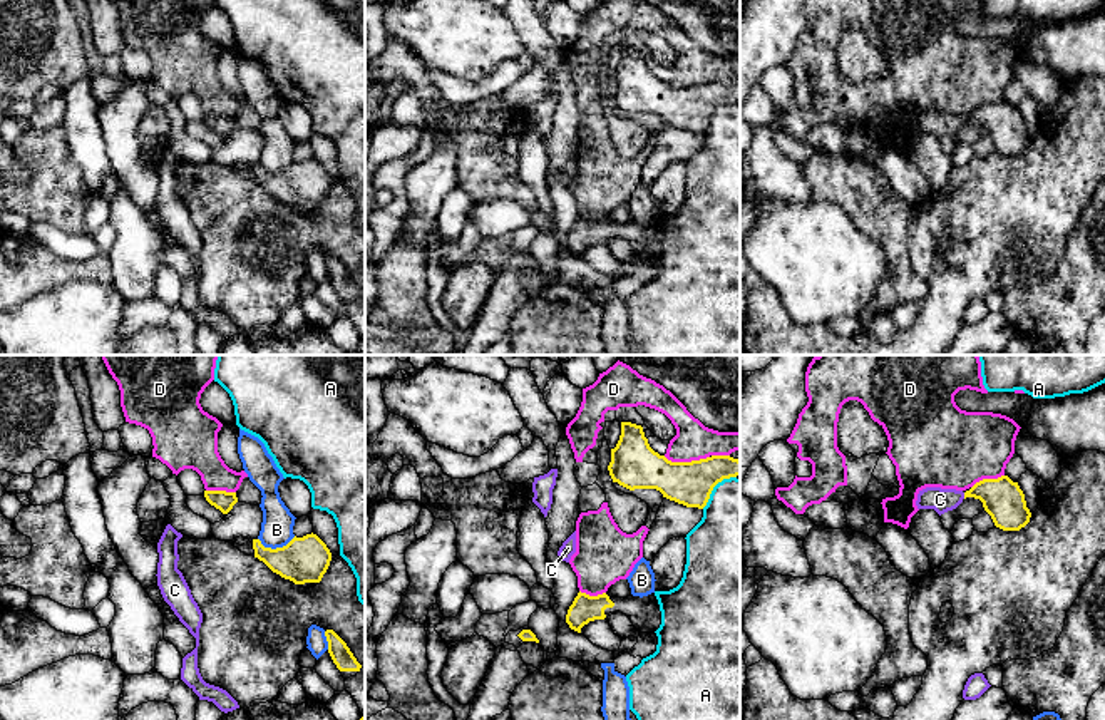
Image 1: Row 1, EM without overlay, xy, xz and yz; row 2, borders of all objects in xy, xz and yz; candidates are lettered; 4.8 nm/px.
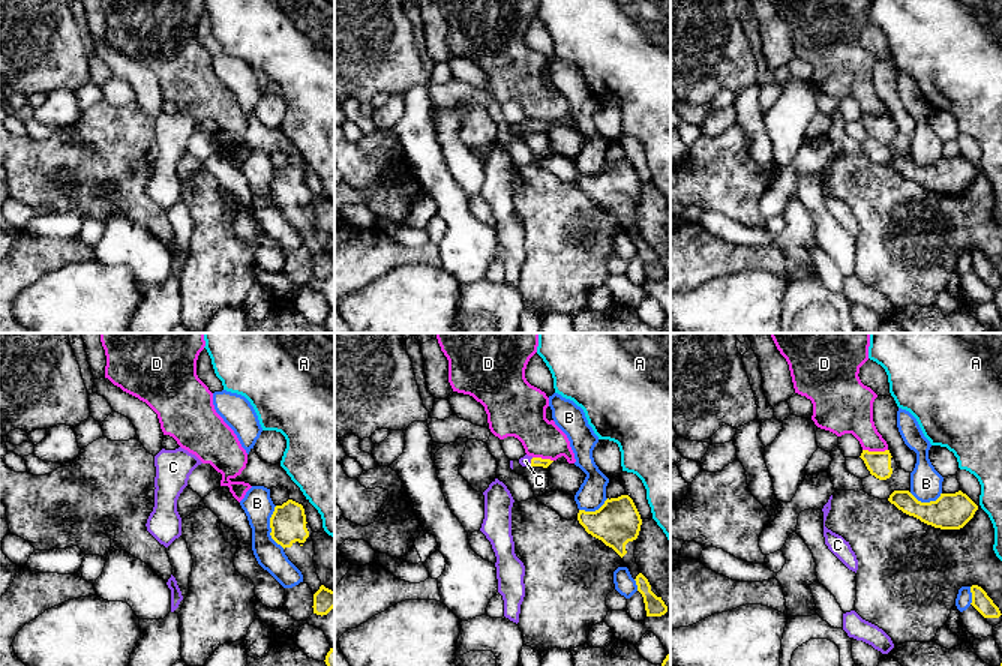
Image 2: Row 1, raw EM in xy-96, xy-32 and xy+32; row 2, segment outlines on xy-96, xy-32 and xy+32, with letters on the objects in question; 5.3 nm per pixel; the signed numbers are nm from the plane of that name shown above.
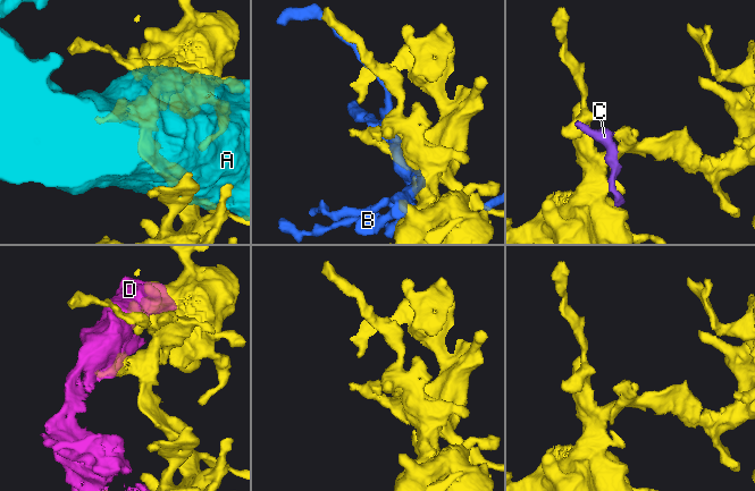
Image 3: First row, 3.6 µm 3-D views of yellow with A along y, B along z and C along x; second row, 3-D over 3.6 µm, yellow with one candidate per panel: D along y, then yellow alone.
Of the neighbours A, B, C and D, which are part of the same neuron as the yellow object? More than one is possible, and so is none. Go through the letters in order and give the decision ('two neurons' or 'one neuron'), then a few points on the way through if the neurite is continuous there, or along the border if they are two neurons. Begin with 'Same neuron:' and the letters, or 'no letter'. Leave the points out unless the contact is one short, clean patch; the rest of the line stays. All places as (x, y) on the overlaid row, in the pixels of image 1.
Same neuron: C
A: two neurons
B: two neurons
C: one neuron | across yz (1002, 498), (993, 493), (965, 496), (940, 499)
D: two neurons

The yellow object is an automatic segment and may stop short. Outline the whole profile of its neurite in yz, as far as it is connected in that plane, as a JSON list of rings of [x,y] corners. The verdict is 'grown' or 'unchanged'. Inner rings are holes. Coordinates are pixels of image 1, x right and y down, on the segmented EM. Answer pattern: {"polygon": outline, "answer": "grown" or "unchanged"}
{"polygon": [[[1008,476],[983,479],[966,492],[926,487],[919,491],[916,506],[917,509],[934,509],[941,516],[956,509],[966,497],[979,499],[994,526],[1003,531],[1020,531],[1030,522],[1031,512],[1026,507],[1025,494]]], "answer": "grown"}

